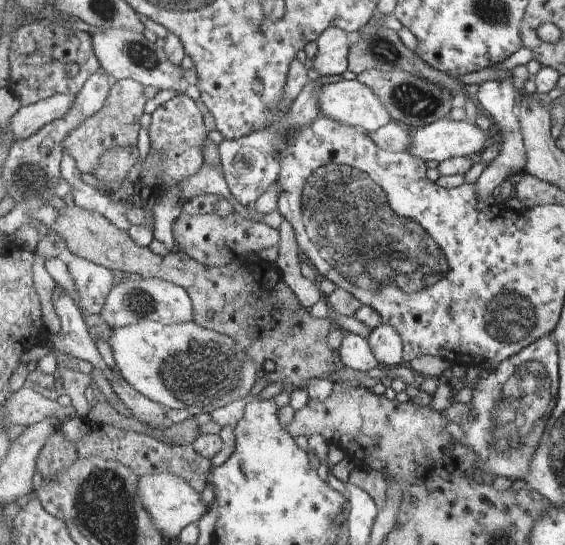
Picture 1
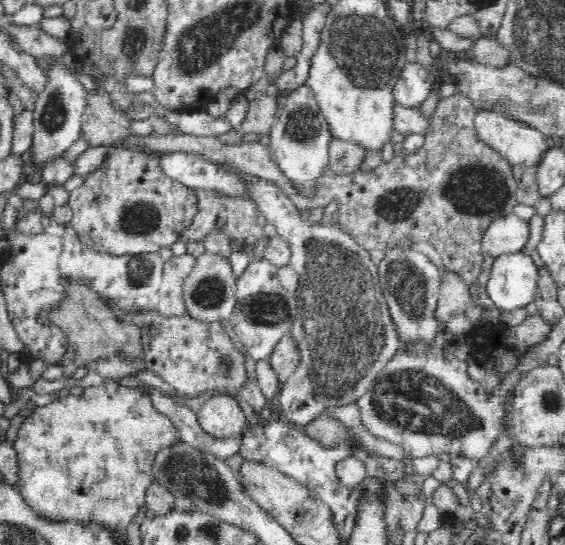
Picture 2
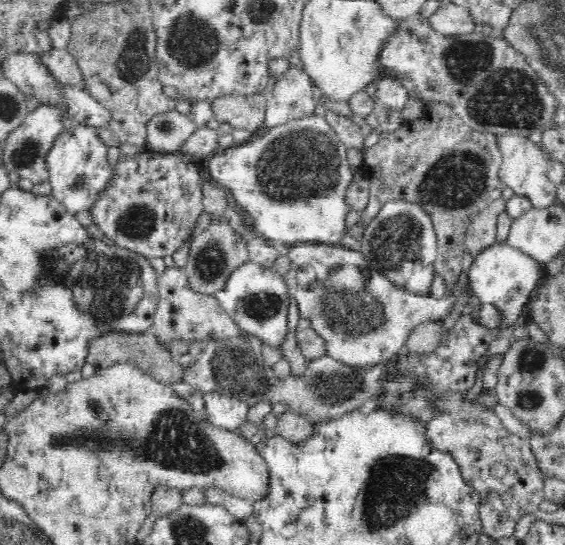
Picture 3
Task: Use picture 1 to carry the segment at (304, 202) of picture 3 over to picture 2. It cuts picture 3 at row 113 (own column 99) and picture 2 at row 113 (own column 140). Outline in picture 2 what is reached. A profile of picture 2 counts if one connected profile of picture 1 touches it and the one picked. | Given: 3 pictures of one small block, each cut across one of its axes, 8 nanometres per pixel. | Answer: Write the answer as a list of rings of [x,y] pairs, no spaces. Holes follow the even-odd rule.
[[[306,83],[280,101],[275,123],[268,135],[270,142],[265,148],[268,156],[287,178],[291,188],[299,196],[314,198],[318,192],[318,182],[326,168],[329,168],[329,144],[333,136],[326,117],[320,112],[313,90]]]

